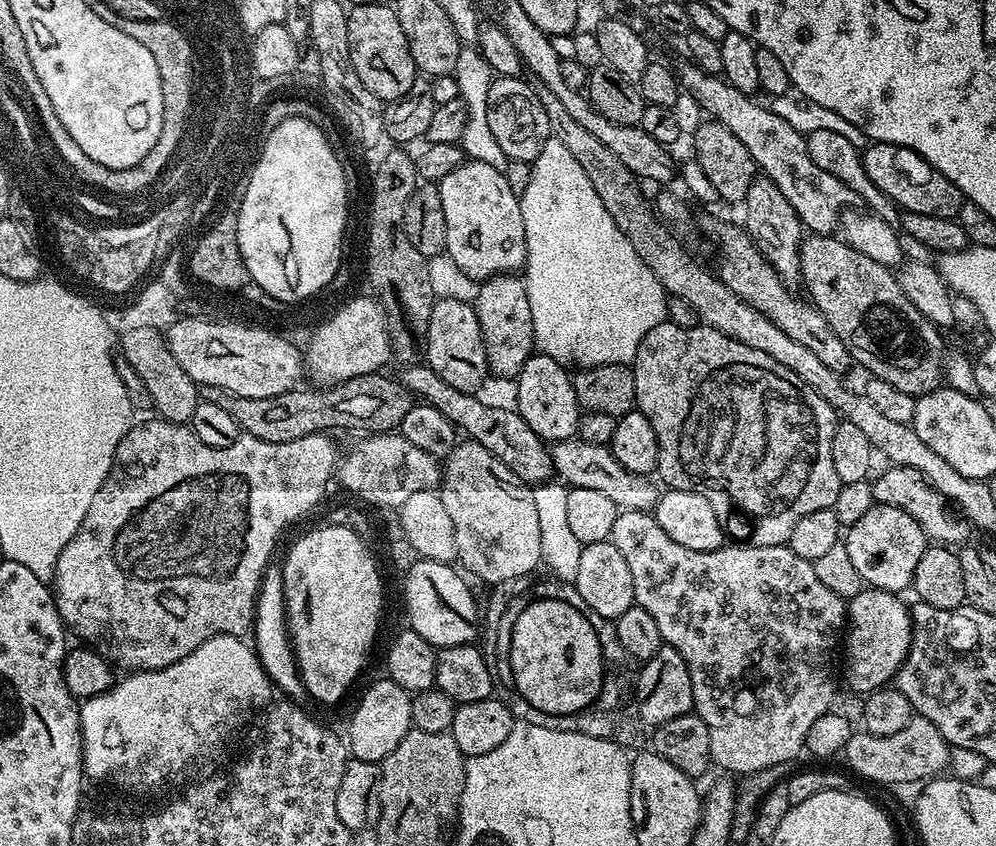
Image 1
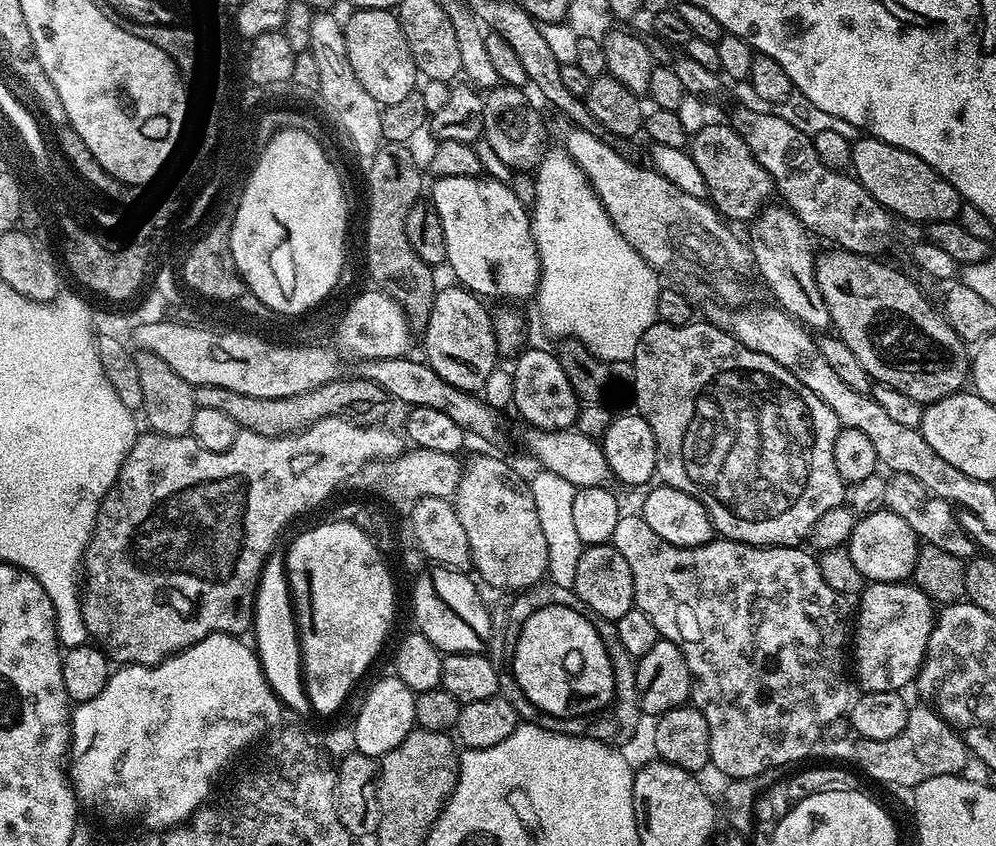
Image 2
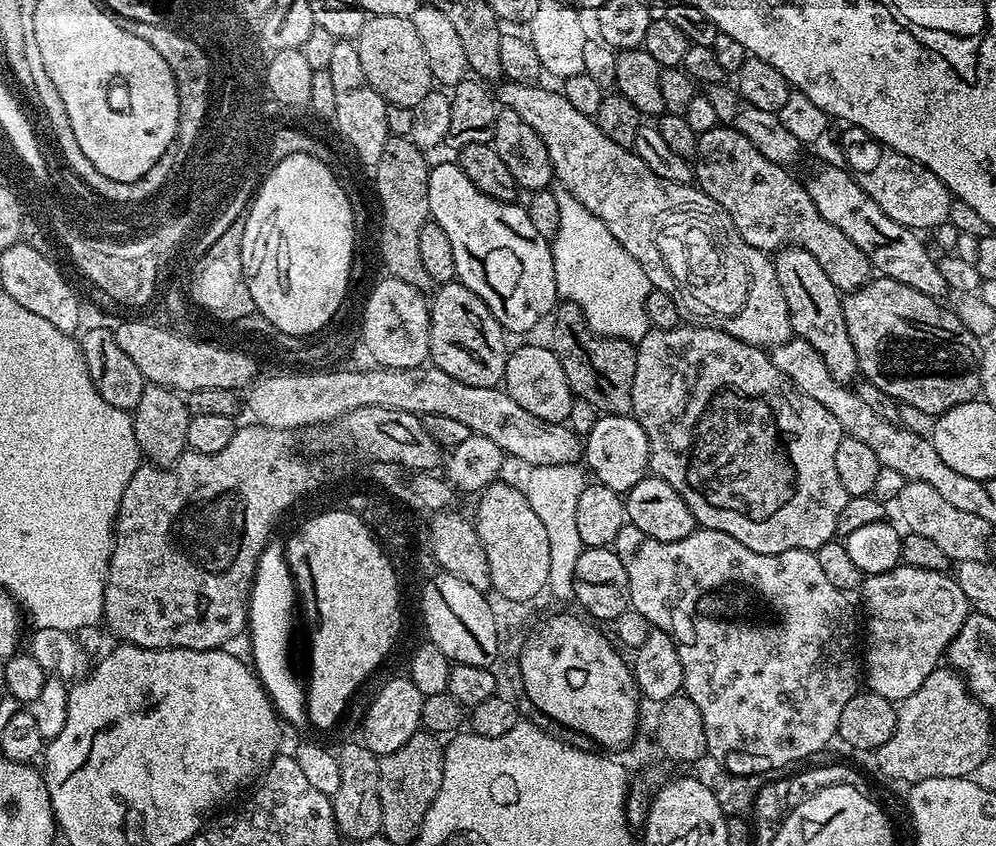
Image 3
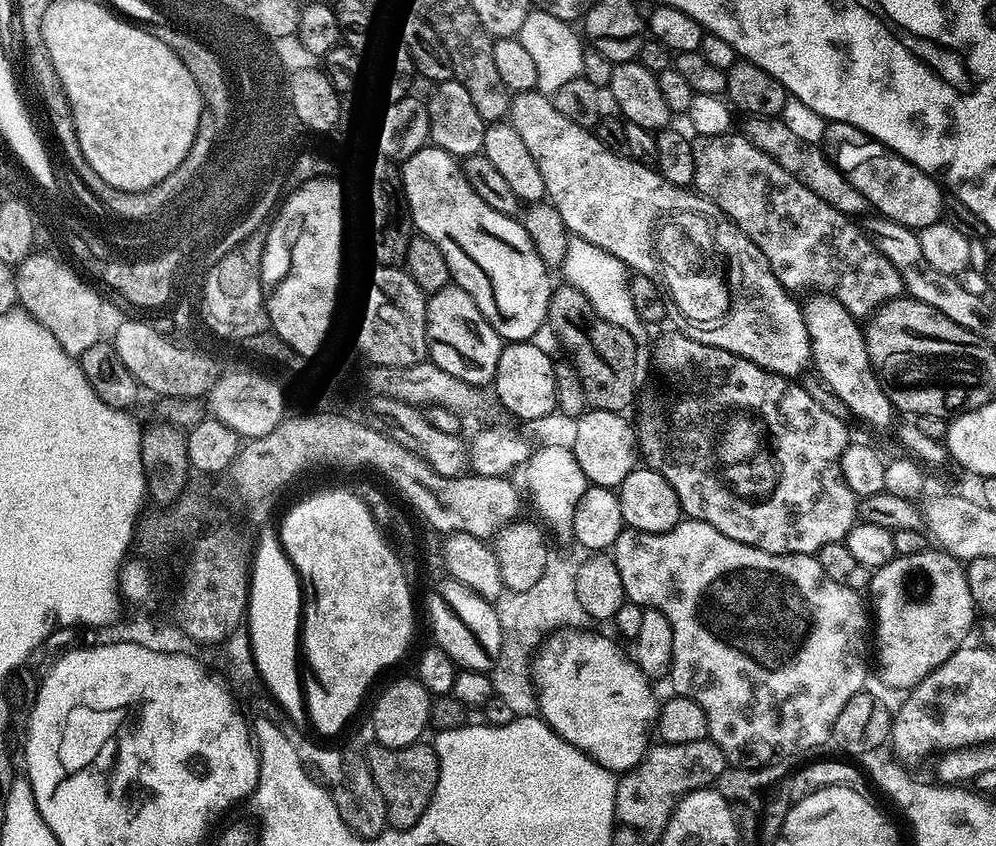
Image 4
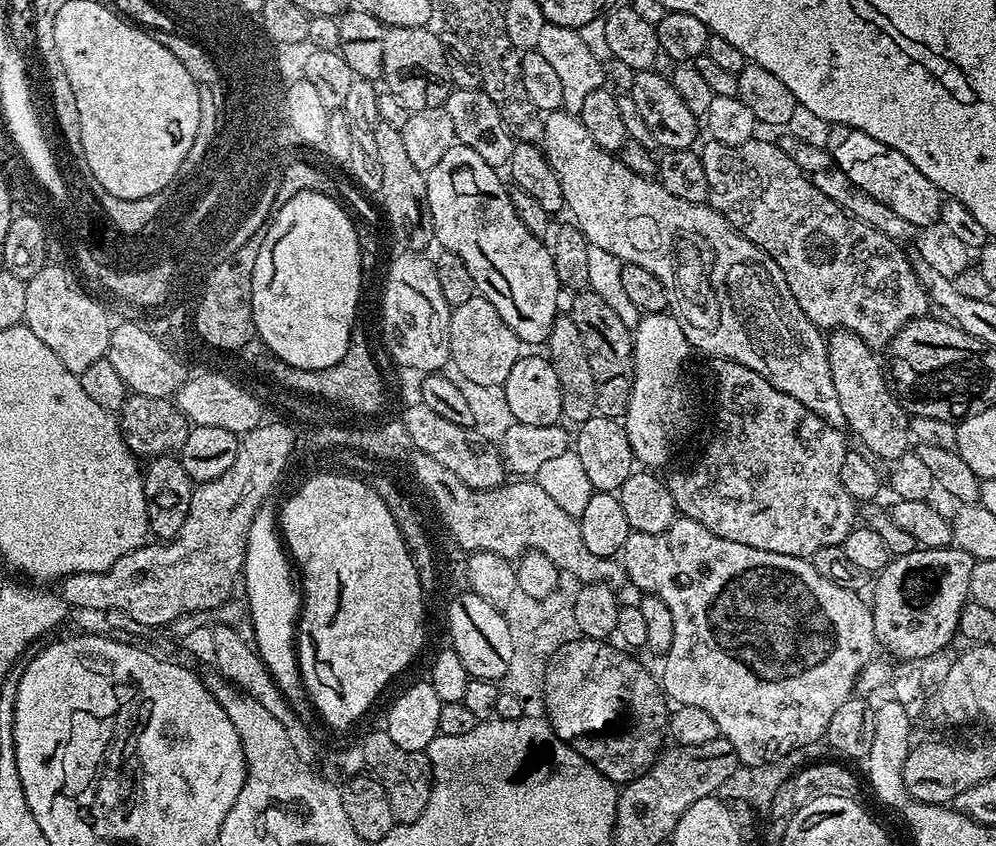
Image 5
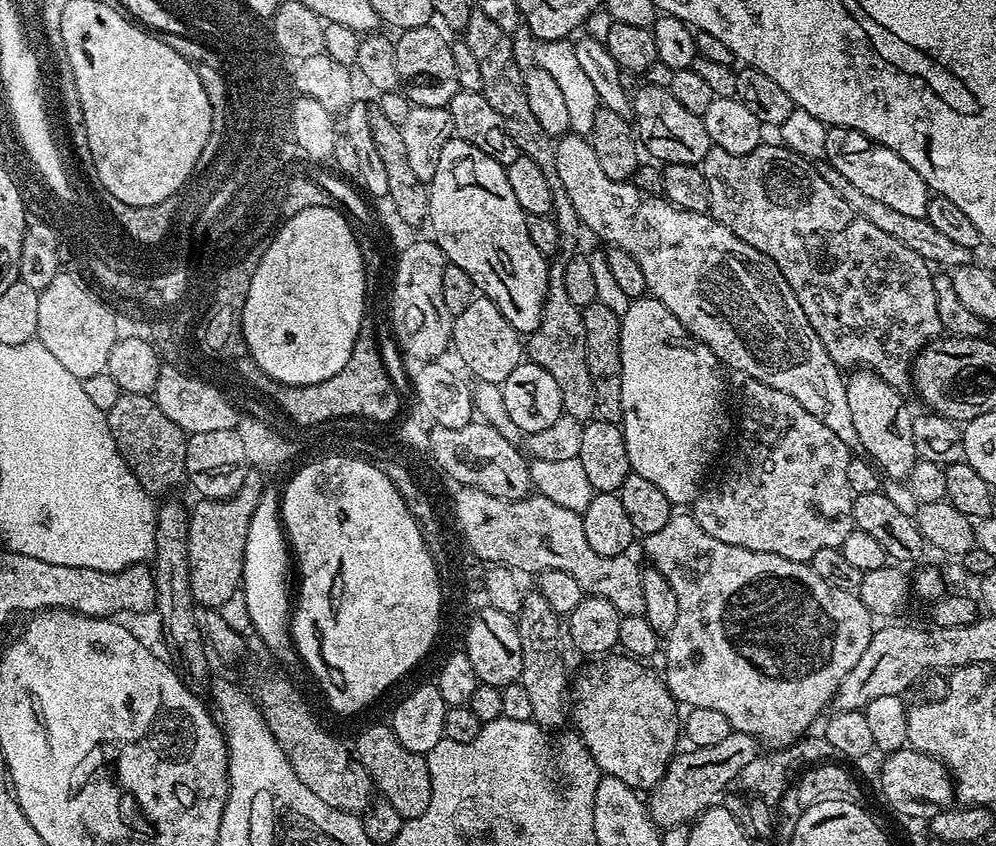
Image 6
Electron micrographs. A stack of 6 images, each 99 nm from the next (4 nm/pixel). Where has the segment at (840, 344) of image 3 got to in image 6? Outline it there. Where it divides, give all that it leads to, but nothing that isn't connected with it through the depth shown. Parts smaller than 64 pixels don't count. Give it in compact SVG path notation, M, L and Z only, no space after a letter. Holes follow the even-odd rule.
M868 369L853 371L847 377L846 386L850 415L853 417L854 430L862 441L863 453L887 479L905 481L919 456L914 450L914 414L900 396L901 391Z

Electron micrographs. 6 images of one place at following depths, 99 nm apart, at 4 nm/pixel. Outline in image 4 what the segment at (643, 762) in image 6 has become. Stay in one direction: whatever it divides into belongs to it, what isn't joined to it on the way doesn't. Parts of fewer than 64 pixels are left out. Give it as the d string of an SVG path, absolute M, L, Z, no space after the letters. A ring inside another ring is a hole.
M562 627L553 631L535 649L531 661L531 677L535 687L539 715L566 742L582 750L594 762L614 774L631 770L650 747L648 735L653 735L658 715L658 699L652 693L649 677L608 636L599 636L596 630Z

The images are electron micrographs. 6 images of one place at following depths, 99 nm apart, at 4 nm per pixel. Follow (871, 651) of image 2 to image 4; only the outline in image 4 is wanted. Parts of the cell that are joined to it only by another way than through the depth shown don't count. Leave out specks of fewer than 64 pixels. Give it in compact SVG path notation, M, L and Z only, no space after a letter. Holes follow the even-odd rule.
M929 548L918 554L897 556L886 566L872 573L868 595L874 606L874 664L878 666L878 678L882 685L892 690L909 691L916 687L929 673L941 665L967 640L976 607L969 583L966 582L965 567L948 552Z

